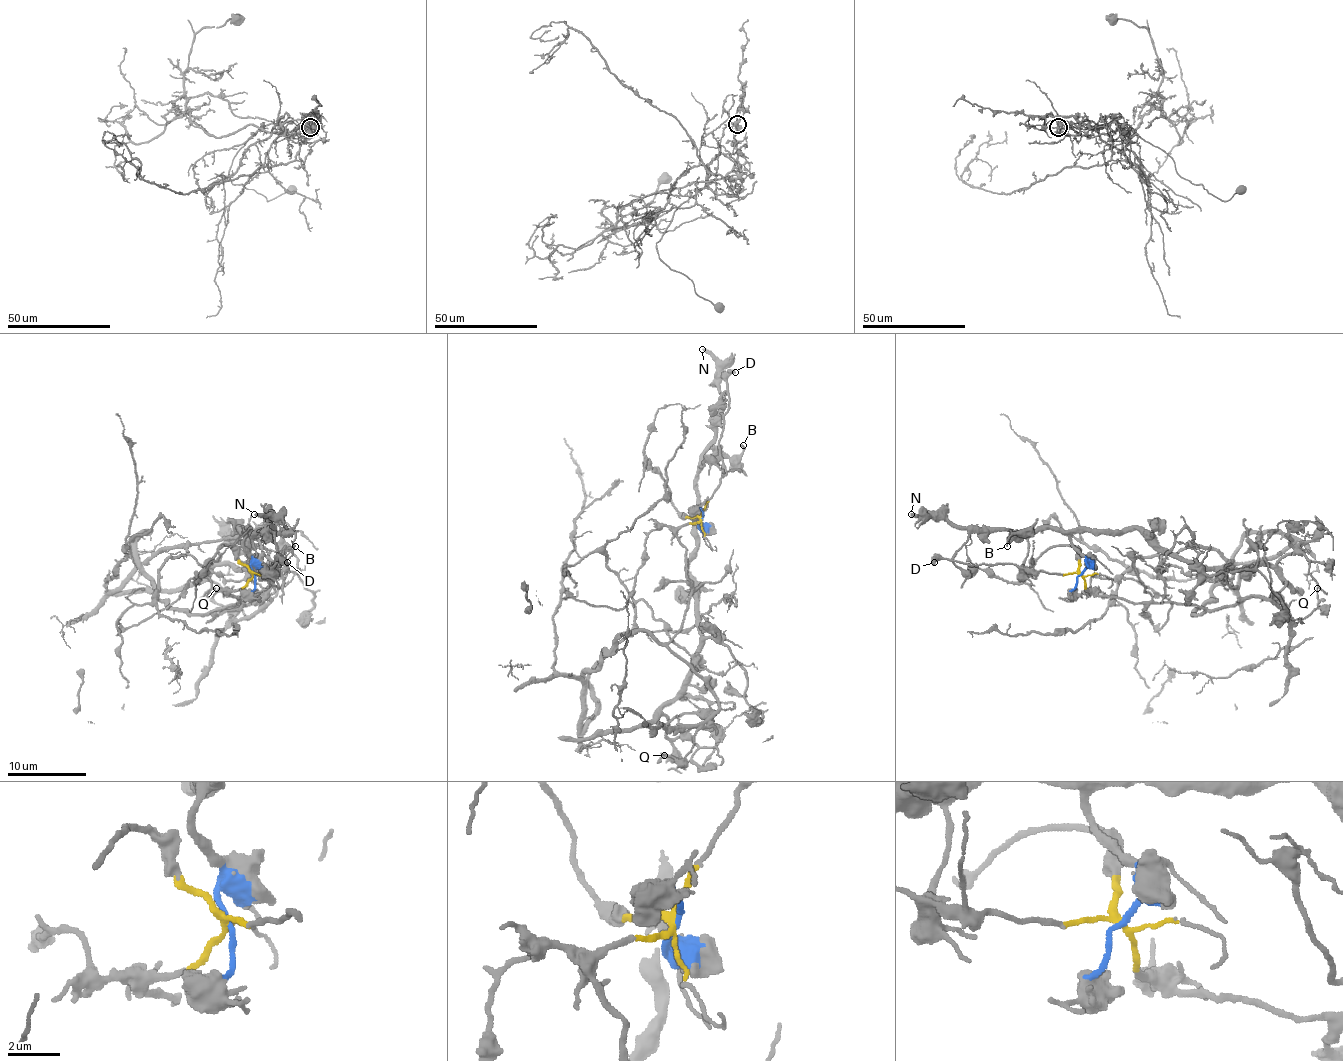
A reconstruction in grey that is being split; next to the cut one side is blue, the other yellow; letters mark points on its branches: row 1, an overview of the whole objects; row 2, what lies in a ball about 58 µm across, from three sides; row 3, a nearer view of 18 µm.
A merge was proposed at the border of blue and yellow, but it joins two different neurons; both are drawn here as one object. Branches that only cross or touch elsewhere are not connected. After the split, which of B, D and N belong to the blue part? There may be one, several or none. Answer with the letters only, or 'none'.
B, N

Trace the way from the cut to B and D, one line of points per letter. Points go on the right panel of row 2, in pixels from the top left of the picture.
B: (1080, 574), (1086, 556), (1058, 529), (1036, 527), (1022, 537), (1014, 535), (1006, 546)
D: (1080, 574), (1024, 570), (1014, 564), (977, 564), (939, 558), (933, 562)

